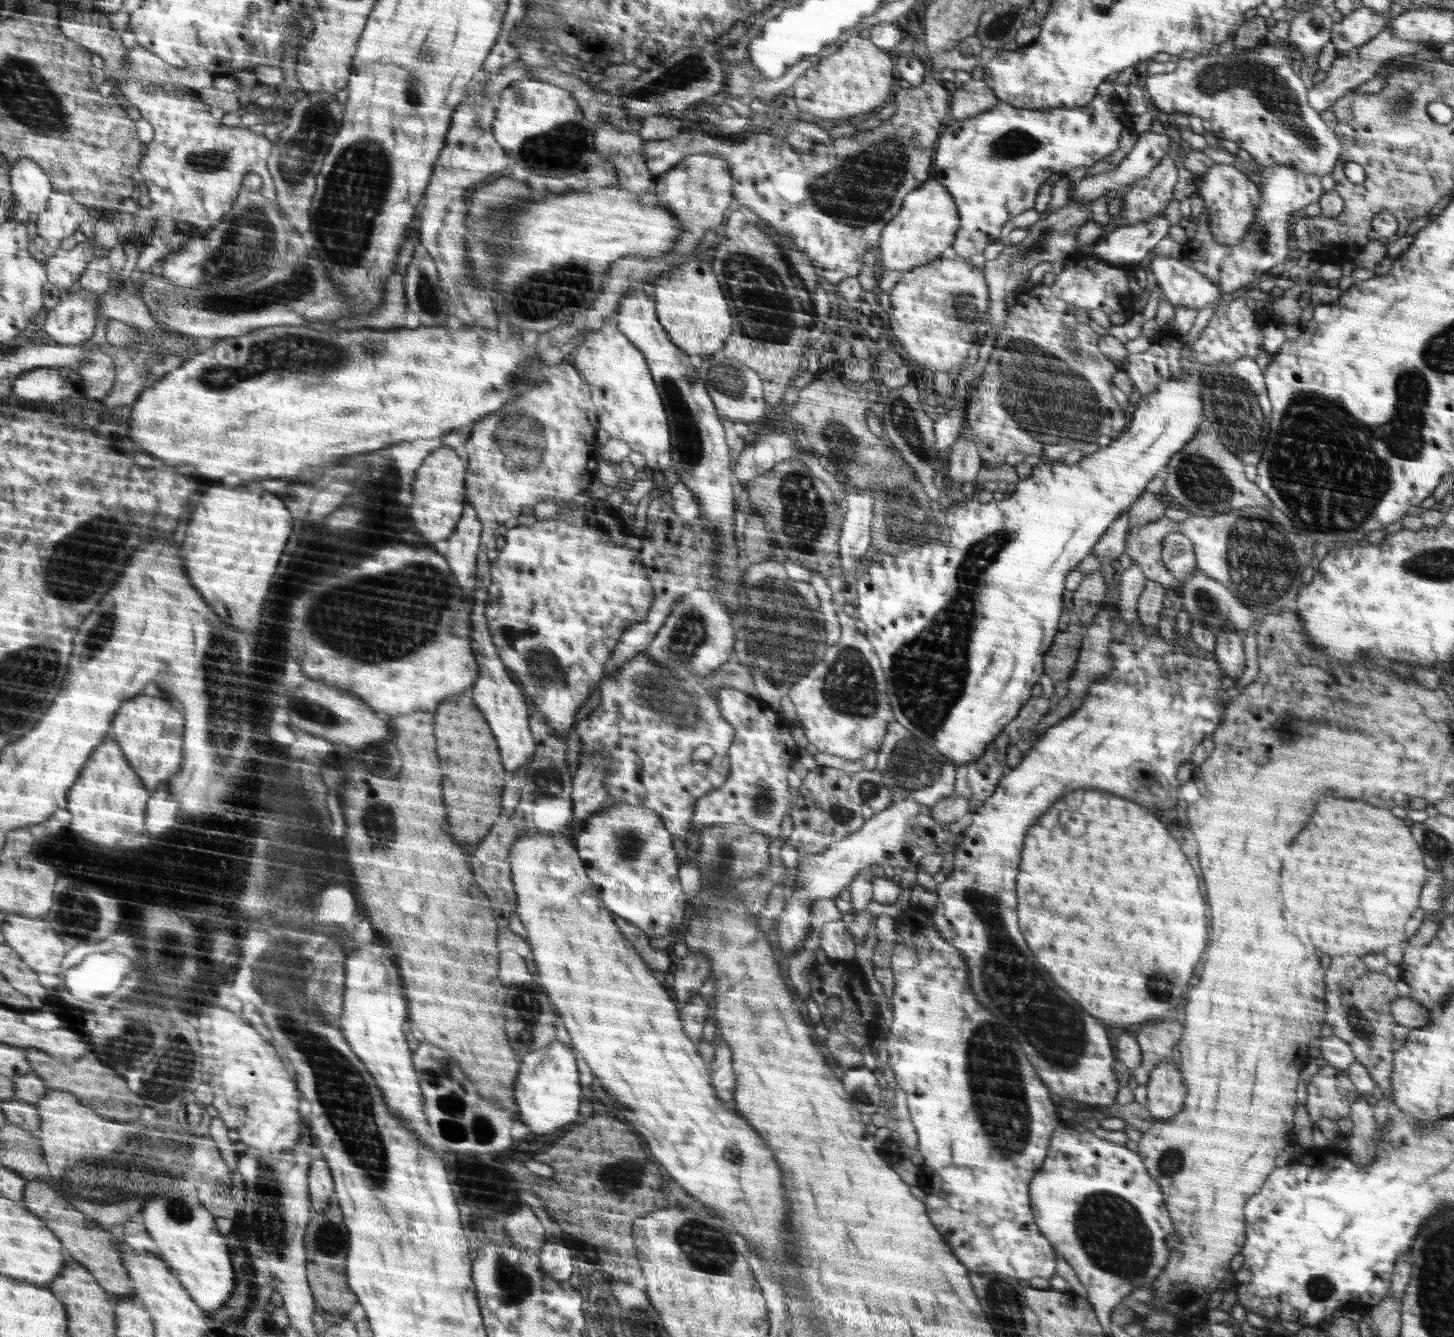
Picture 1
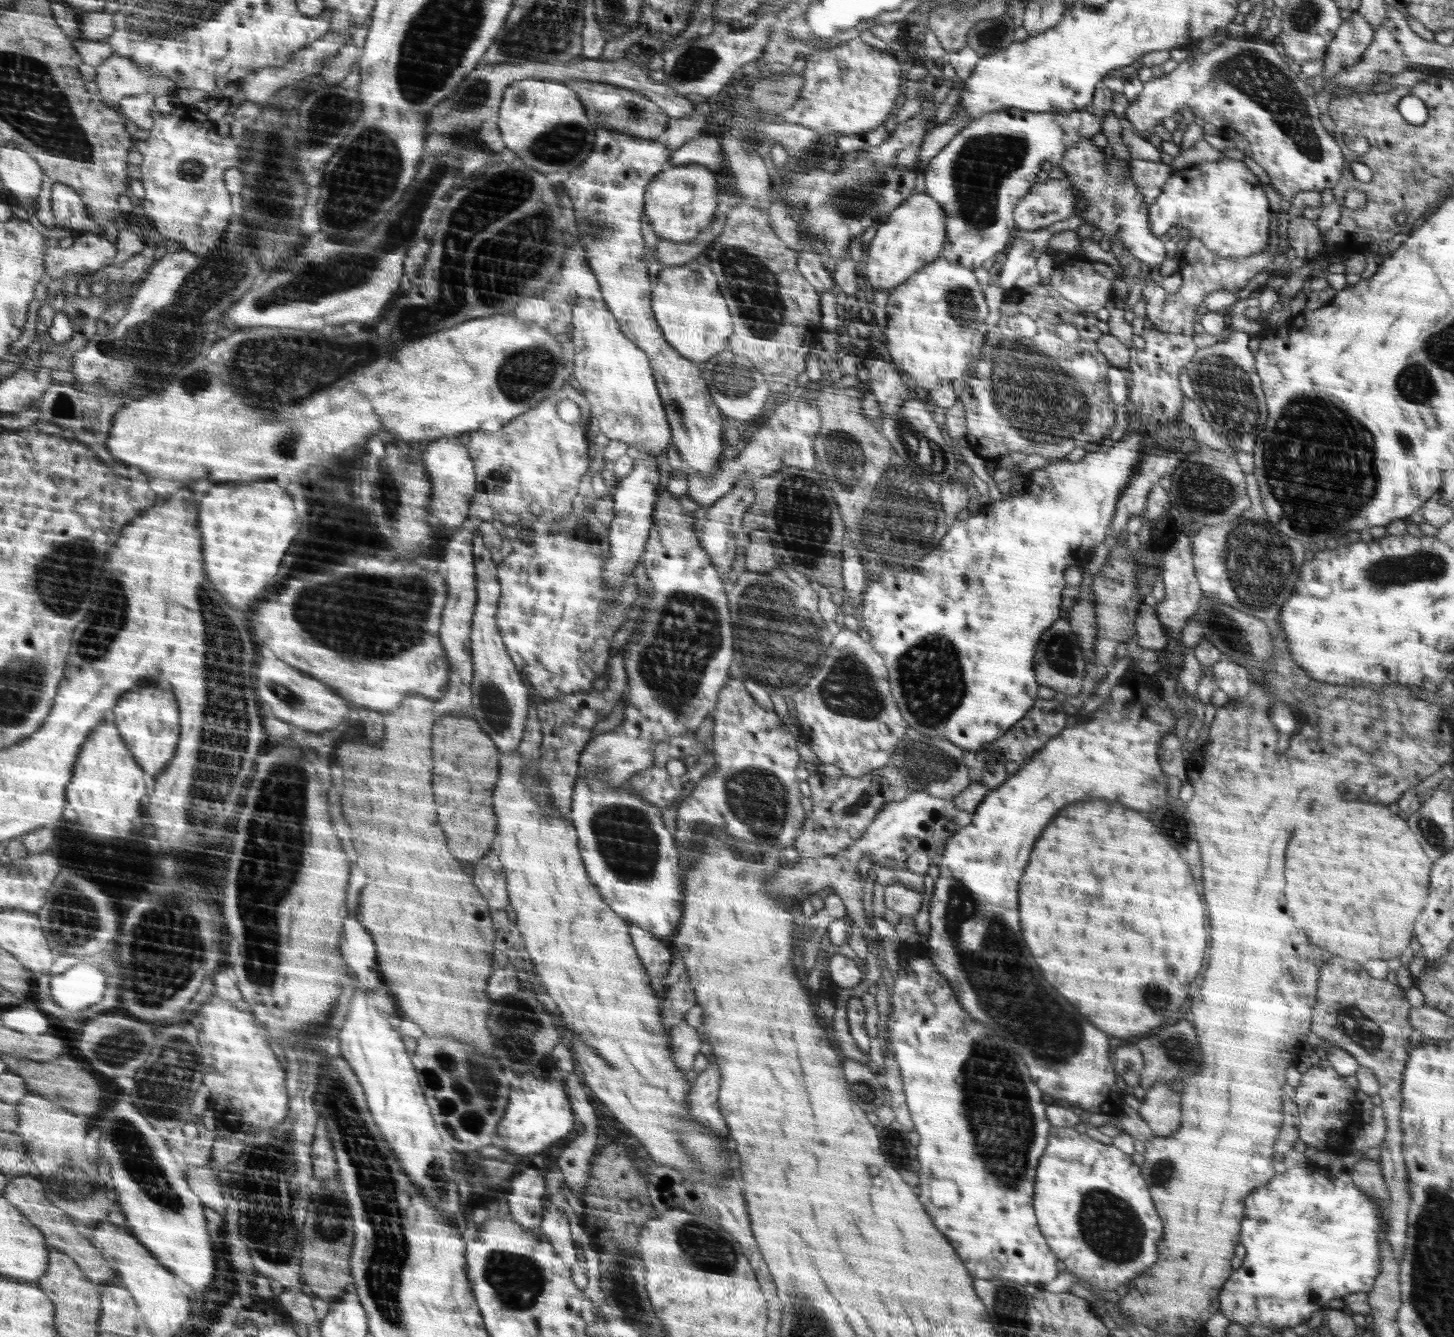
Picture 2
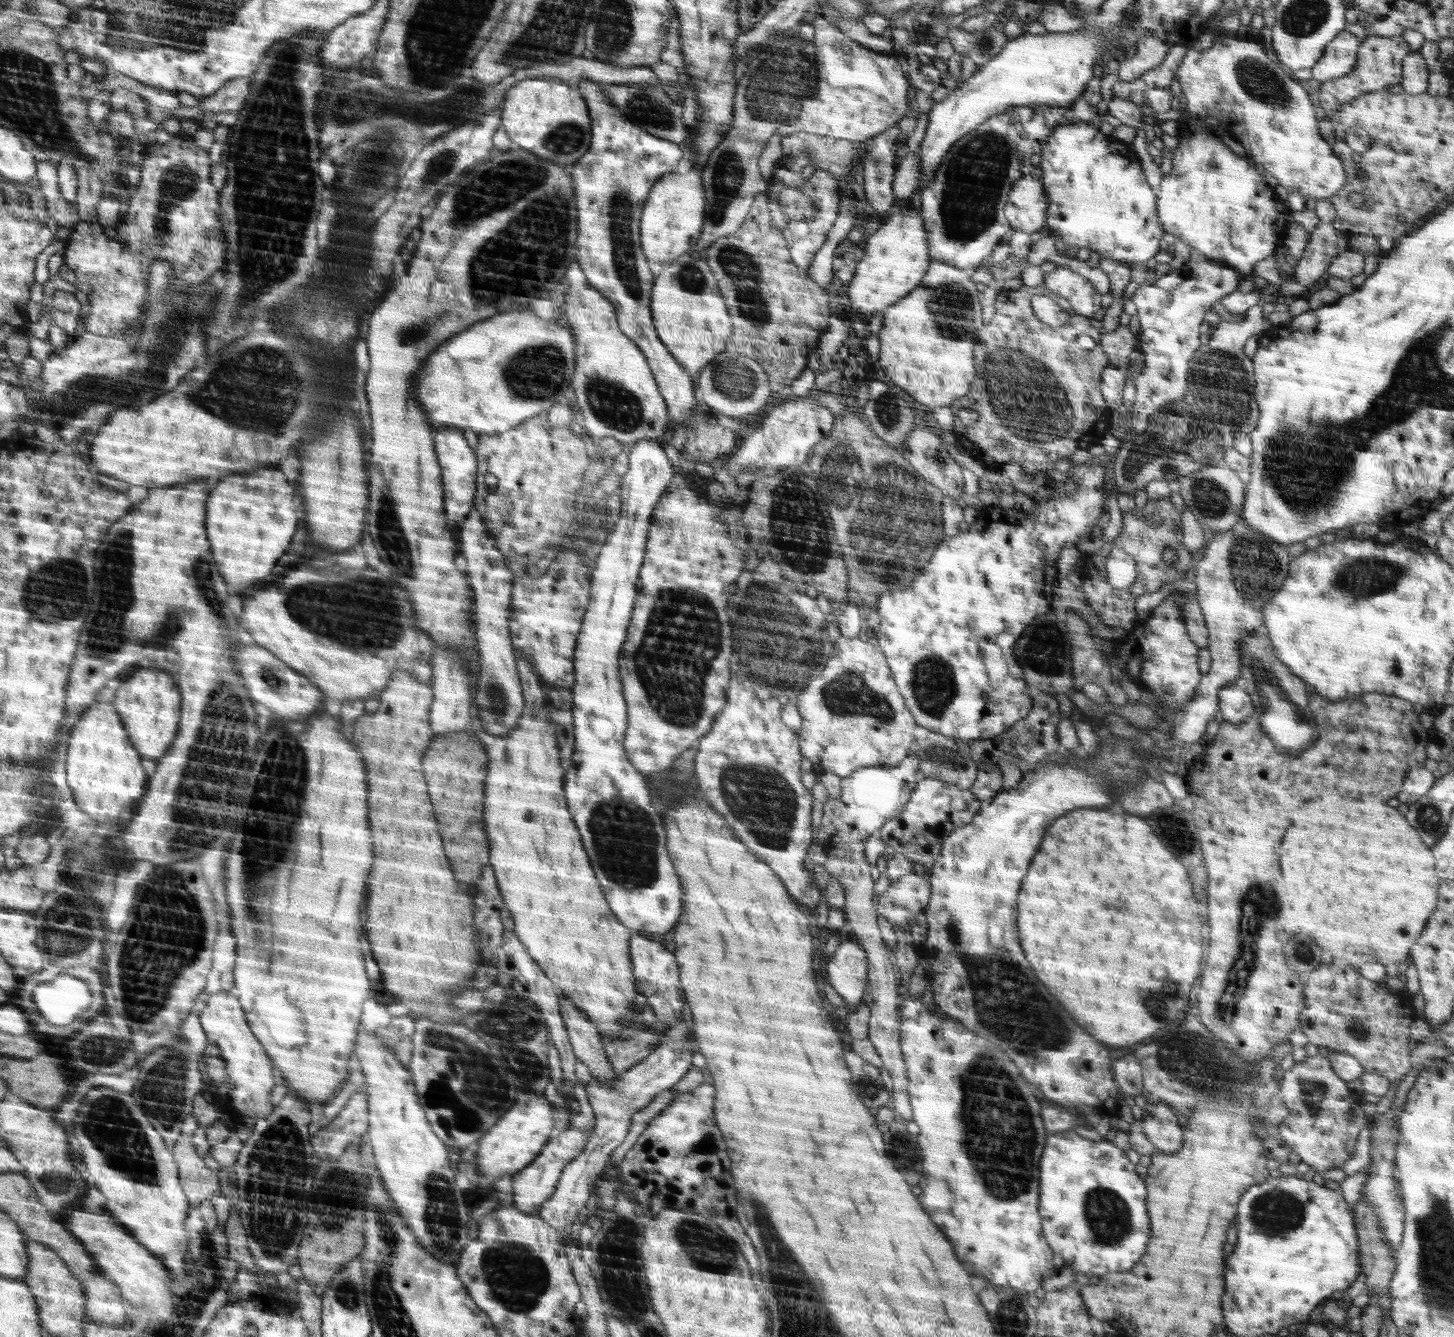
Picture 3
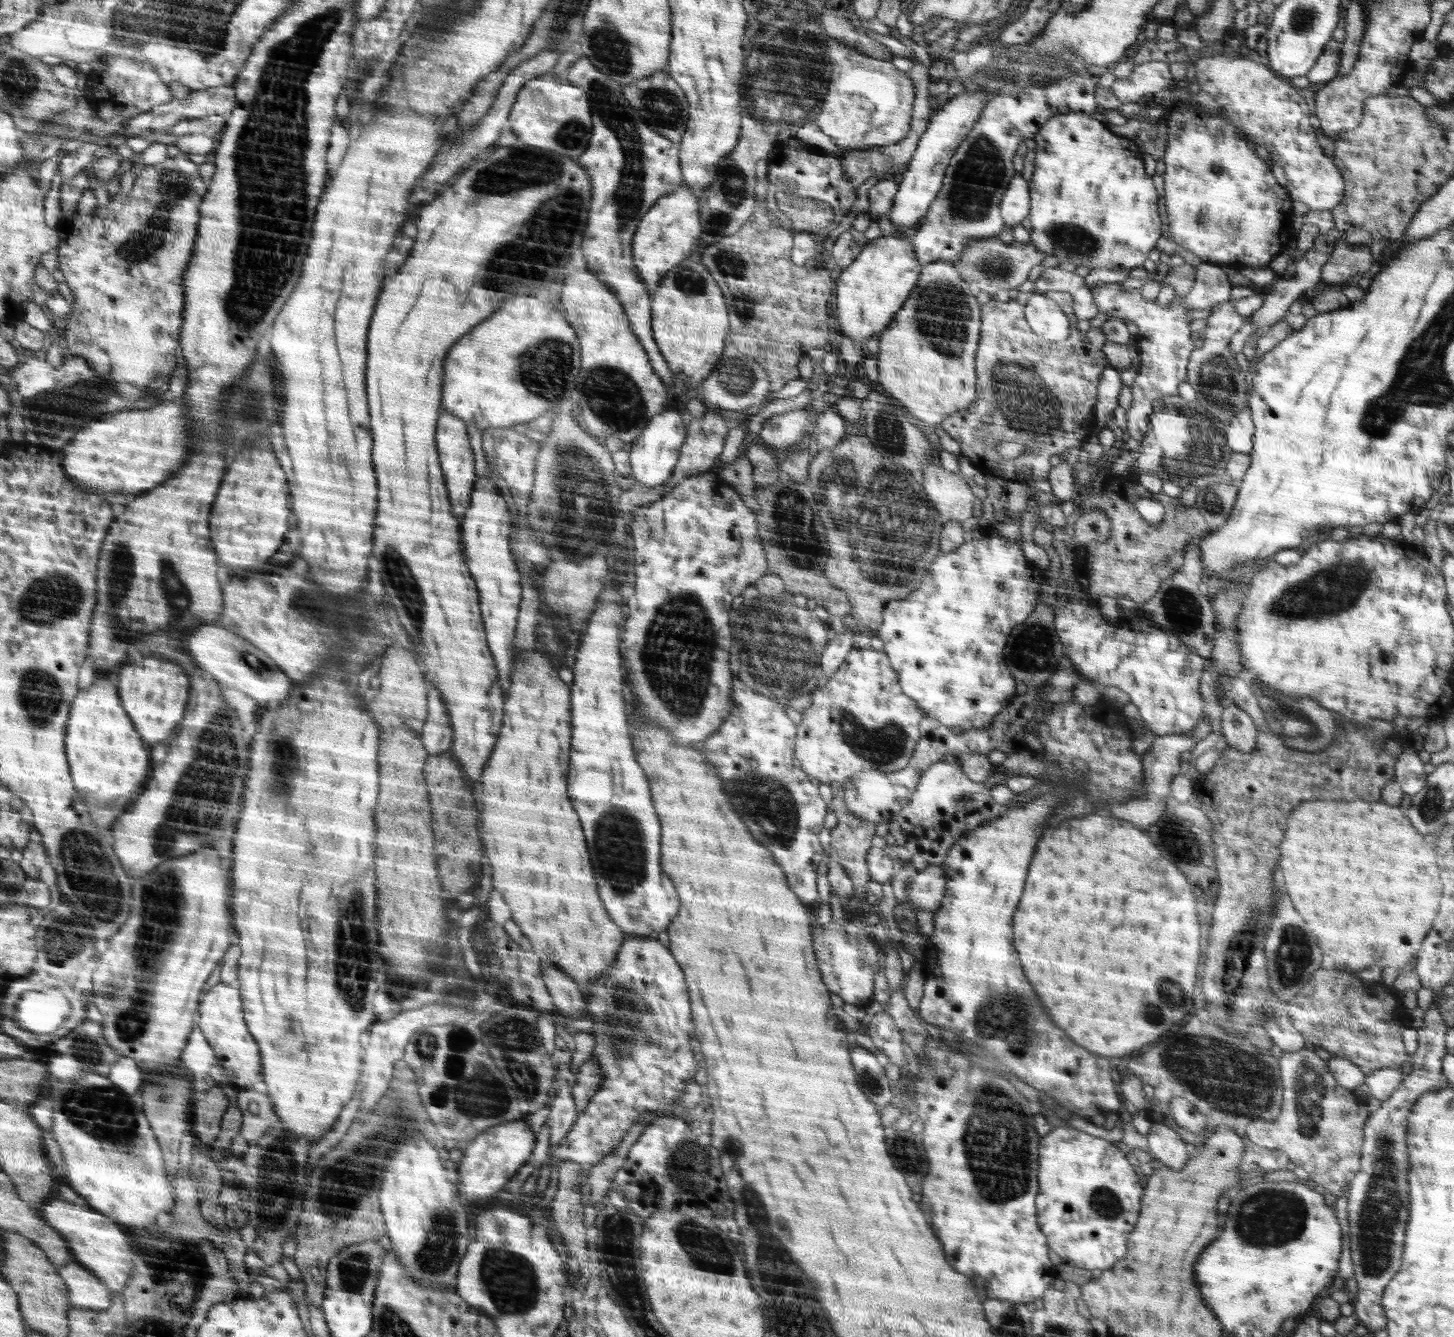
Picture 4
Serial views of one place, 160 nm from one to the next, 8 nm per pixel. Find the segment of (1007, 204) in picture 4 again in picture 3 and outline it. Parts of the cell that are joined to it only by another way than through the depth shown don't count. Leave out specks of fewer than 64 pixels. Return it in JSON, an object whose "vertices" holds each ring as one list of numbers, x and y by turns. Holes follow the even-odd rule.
{"vertices":[[1024,175,1012,186,1006,206,1008,223,1014,231,1028,235,1039,232,1046,224,1047,198,1043,194,1041,177]]}

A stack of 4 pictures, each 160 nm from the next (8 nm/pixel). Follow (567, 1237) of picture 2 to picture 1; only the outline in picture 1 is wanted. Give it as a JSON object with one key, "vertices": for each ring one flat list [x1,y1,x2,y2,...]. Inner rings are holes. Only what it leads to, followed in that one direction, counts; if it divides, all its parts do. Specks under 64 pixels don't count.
{"vertices":[[550,1237,548,1245,540,1250,538,1258,541,1260,541,1269,549,1277,558,1278,559,1281,568,1281,570,1276,574,1276,570,1250,558,1238]]}

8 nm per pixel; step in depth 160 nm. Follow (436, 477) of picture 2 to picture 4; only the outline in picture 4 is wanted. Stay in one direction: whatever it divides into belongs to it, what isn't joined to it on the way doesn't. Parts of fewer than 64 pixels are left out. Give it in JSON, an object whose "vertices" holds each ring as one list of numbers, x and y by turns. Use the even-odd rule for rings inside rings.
{"vertices":[[442,412,438,420,438,432,435,434,435,441,438,443,439,462,442,464,442,471,447,478,448,494,452,494,452,506,456,506,456,514,460,514,460,518,464,516,468,504,470,504,470,488,474,486,474,454,468,442,468,434,466,434,466,424,464,419,449,412]]}

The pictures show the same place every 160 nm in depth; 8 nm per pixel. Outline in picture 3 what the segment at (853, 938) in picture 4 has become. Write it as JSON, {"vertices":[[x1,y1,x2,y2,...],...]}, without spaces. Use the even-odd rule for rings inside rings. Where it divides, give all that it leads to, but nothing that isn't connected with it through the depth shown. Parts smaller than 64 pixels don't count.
{"vertices":[[843,941,827,963,829,983,850,1006,849,1015,853,1014,868,990,867,956,859,943]]}

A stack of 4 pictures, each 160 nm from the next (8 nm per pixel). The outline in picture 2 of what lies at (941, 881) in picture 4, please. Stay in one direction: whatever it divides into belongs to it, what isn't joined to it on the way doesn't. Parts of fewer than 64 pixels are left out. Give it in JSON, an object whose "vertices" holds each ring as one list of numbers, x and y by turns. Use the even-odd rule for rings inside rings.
{"vertices":[[904,883,884,885,885,908,901,916,914,917,922,906,923,895]]}

